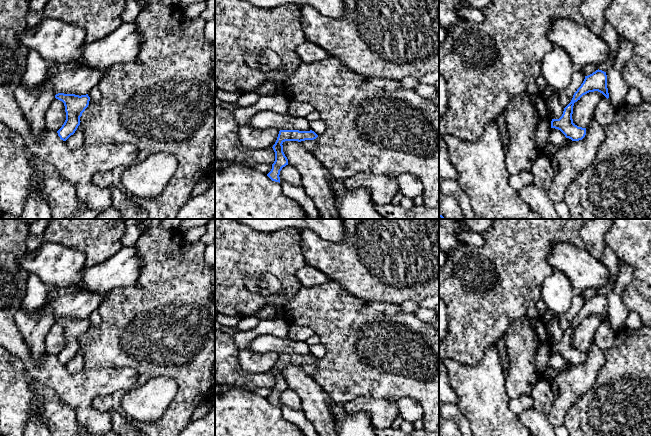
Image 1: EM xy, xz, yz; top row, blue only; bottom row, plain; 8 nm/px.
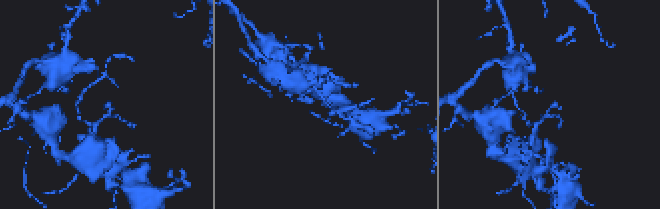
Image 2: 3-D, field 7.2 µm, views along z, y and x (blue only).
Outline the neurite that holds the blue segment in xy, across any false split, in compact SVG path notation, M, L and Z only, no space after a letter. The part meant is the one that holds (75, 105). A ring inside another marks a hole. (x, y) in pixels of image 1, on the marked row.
M58 93L55 98L62 101L65 106L66 120L57 131L61 140L66 141L75 133L80 125L80 117L89 105L90 97L86 95Z

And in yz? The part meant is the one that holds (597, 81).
M599 69L585 76L583 83L574 93L571 102L564 108L562 116L559 119L552 119L551 128L560 130L566 138L572 141L582 140L586 135L586 128L578 127L573 123L573 106L583 95L594 91L602 93L607 99L609 98L606 72Z

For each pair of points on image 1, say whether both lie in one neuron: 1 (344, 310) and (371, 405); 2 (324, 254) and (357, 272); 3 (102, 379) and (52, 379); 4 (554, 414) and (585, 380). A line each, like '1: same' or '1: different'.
1: different
2: same
3: same
4: same

